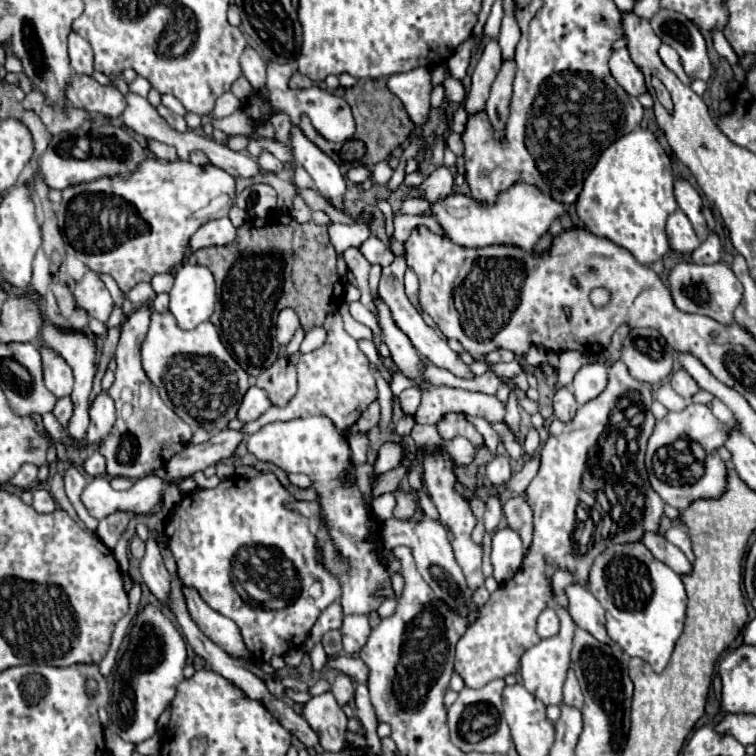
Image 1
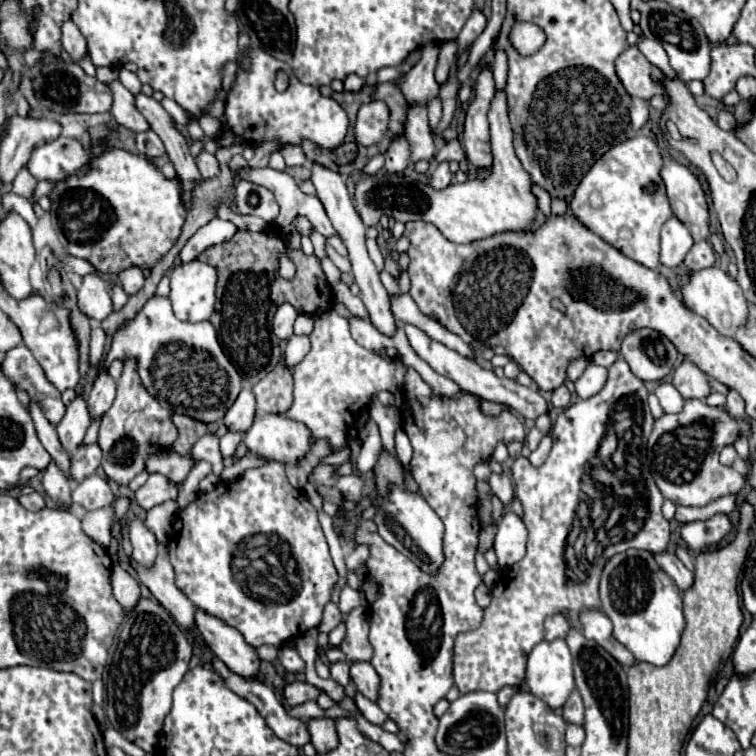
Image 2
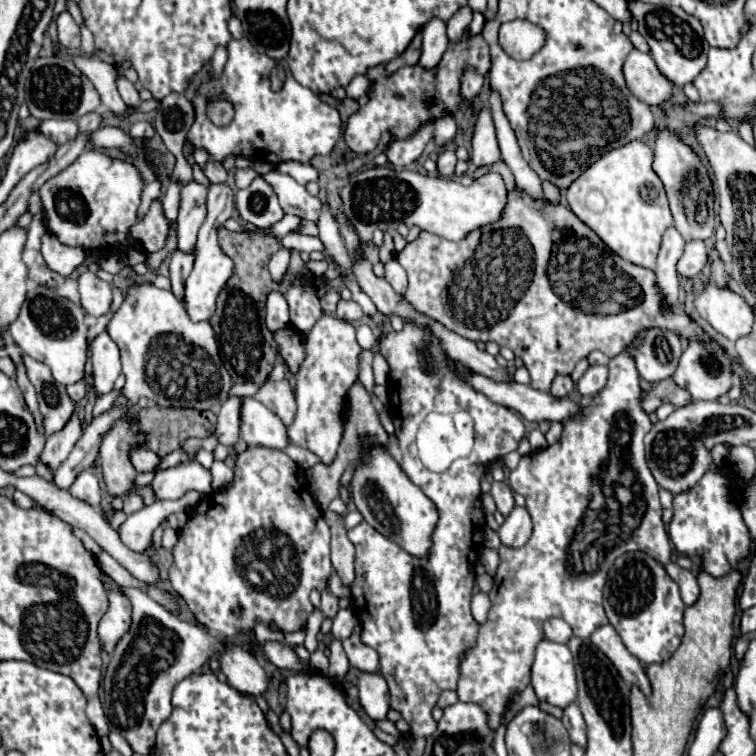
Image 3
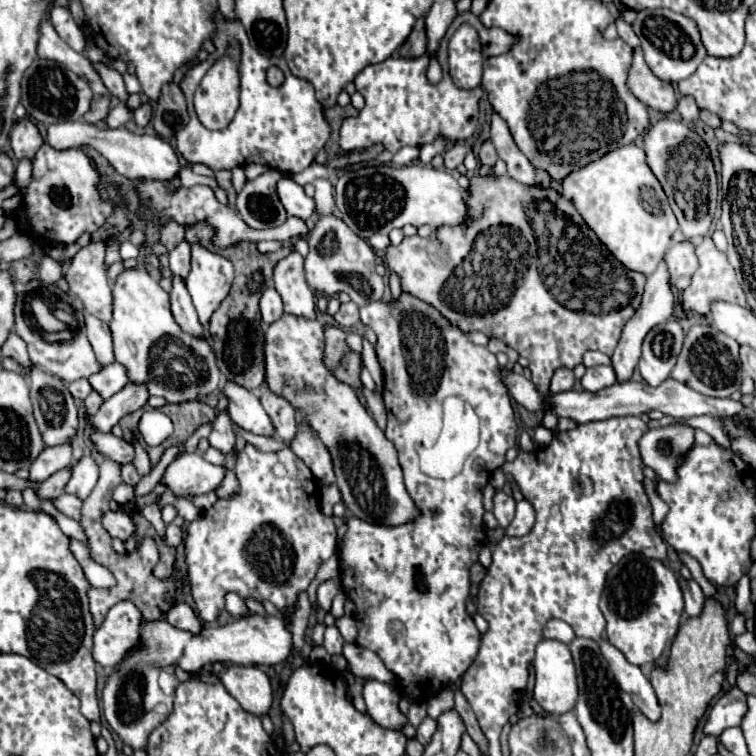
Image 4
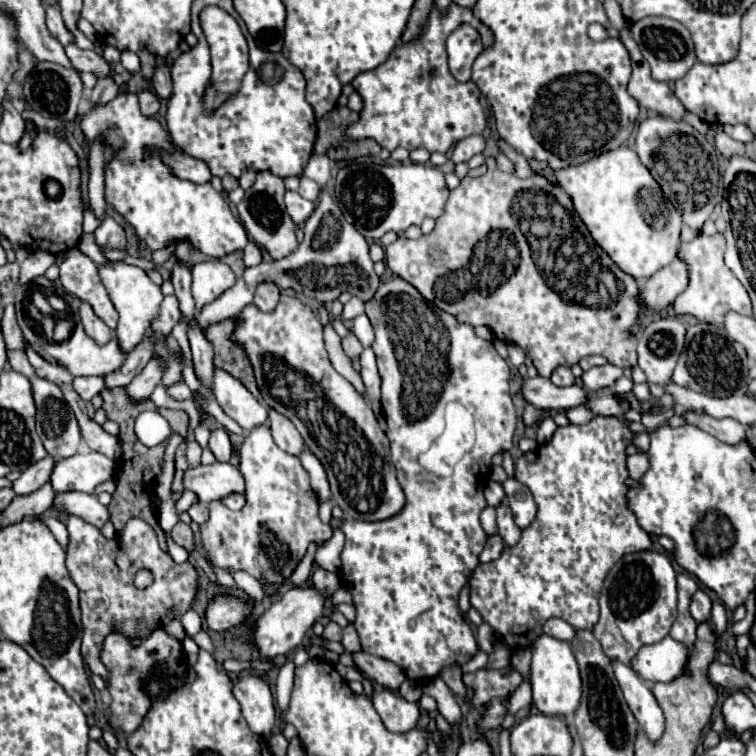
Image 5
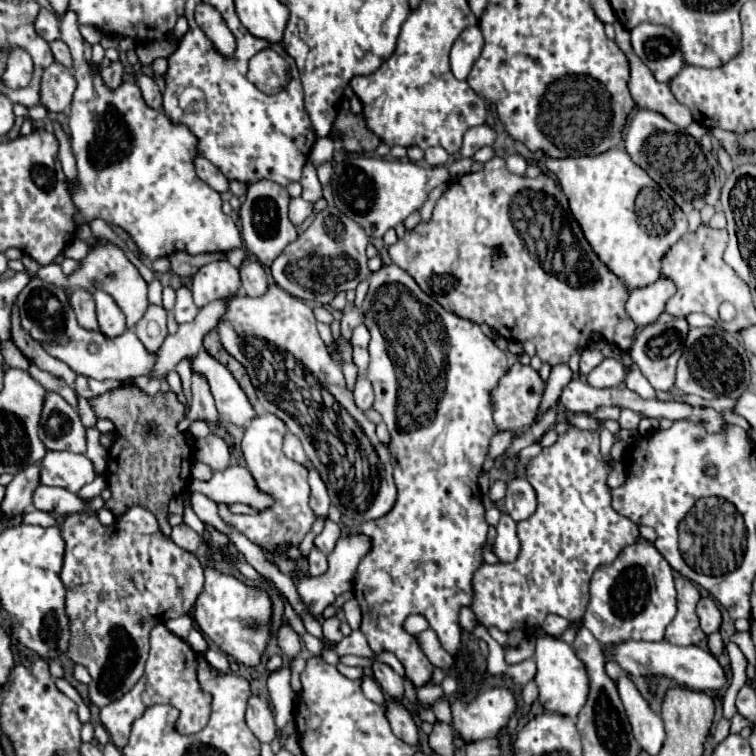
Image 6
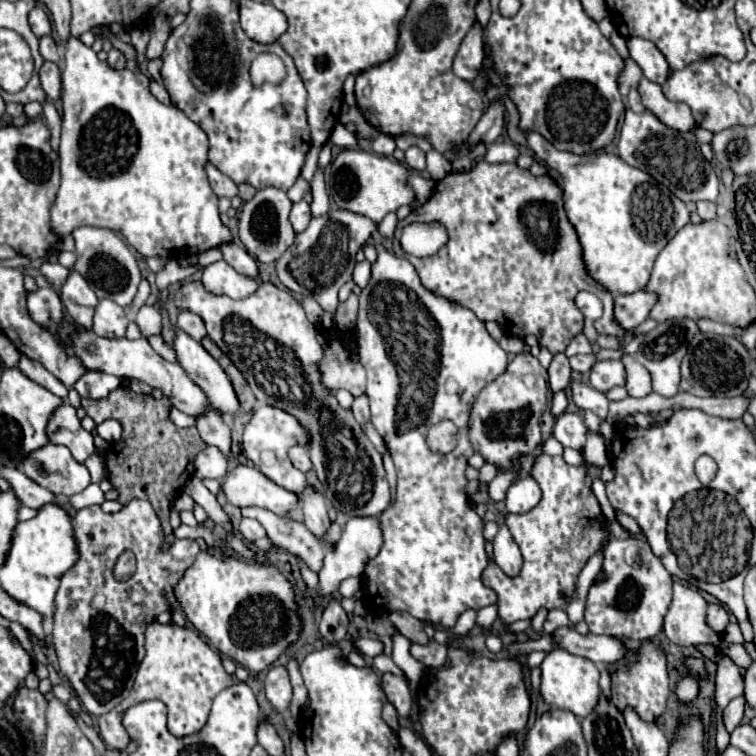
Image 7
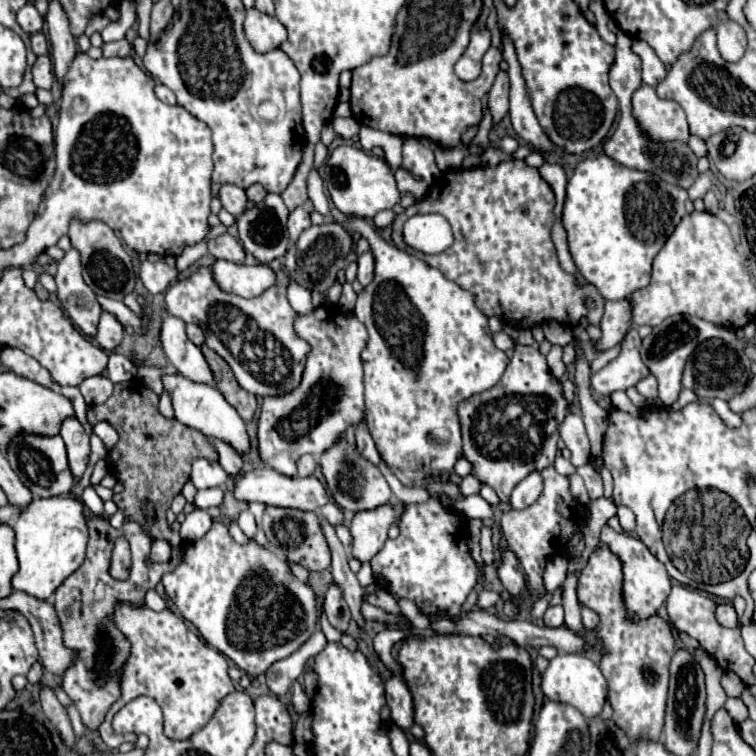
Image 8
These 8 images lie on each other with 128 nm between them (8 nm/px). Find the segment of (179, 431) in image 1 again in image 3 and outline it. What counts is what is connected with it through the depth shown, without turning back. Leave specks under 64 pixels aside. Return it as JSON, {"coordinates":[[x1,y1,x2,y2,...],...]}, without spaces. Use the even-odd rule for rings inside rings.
{"coordinates":[[120,418,116,426,104,436,100,446,100,466,102,466,102,478,106,492,110,496,122,496,136,478,136,470,130,464,128,452,134,446,140,446,144,440,144,434,132,434,130,432,130,420]]}

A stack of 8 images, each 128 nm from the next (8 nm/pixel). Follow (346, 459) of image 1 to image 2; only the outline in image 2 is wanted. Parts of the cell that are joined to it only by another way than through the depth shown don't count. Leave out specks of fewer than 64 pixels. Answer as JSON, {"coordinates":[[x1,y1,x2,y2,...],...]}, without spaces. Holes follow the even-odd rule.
{"coordinates":[[256,412,254,424,244,434,248,450,258,452,264,458,276,458,278,462,298,462,310,448,308,430,300,422,292,422,280,414],[344,586,342,592,340,592,340,602,338,602,340,612,342,612,342,614,348,614,348,612,354,610,358,604,360,604,360,592,354,592,352,588]]}

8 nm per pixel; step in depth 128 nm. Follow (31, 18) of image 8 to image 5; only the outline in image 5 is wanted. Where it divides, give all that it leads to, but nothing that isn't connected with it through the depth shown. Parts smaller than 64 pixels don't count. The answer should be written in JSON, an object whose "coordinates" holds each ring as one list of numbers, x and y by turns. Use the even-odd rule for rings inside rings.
{"coordinates":[[48,6,46,8,46,26,50,30,50,34,62,44,70,44,72,42,72,34,68,34,68,30,64,30,64,22,62,22,62,14,58,8,54,6]]}

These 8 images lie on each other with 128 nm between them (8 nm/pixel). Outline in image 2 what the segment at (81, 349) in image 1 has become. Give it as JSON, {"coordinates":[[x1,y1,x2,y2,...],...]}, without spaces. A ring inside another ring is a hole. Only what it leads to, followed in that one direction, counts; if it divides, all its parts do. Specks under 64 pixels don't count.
{"coordinates":[[76,396,76,400,68,406,66,416,62,418,60,426,56,426,60,444,68,454,76,452,76,448,84,440,88,426,90,426,90,416,88,416,86,402,80,396]]}

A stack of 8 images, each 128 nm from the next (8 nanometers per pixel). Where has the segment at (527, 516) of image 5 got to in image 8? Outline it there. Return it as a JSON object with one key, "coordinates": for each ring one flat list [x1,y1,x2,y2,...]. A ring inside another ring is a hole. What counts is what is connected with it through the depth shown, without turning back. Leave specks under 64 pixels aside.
{"coordinates":[[532,472,528,474,514,490,512,490,512,498,510,498,510,506,512,508,526,508,530,504,534,504,538,500,538,496,542,494,544,488,544,480,540,476,540,472]]}

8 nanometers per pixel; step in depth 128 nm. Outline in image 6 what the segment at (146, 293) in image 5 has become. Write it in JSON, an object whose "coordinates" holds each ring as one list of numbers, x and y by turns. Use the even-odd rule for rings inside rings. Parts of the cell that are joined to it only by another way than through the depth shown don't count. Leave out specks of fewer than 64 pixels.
{"coordinates":[[80,224,76,228,76,238,80,238,82,242,86,242,90,246,90,252,86,258,80,260,78,270,74,270,70,276,65,276,59,264,52,263,38,268,38,278,54,284,58,288,86,288,86,290,102,290,106,294,110,294,114,298,114,302,120,306,120,310,126,314,128,320,128,328,134,328,134,324,144,316,144,310,148,308,148,284,144,282,144,278,140,276,138,268,126,258,124,250,112,242,100,244,100,238,96,238,90,230,88,224]]}

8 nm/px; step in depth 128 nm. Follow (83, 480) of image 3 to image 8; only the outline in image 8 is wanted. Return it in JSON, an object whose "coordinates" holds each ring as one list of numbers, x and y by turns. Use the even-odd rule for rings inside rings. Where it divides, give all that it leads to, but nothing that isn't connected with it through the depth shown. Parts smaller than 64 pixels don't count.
{"coordinates":[[18,434,10,440,8,448,4,450,6,460,10,462,12,470,18,474,22,484,32,492,34,498,48,498,60,496,72,490,74,478,68,470,66,450,60,436,38,436,38,434]]}

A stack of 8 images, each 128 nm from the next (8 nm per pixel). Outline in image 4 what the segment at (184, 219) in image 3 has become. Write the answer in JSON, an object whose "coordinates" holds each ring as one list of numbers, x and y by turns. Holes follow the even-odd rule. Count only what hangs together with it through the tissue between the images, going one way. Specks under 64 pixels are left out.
{"coordinates":[[184,240,170,252,170,270,174,276,180,276,182,280,186,280,190,272,190,248,192,246]]}

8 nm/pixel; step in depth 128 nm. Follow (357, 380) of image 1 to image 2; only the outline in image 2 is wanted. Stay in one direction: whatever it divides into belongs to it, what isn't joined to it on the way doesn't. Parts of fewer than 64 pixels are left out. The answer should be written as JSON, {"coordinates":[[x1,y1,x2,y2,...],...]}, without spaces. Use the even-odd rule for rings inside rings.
{"coordinates":[[326,310,314,316,314,330,310,334,310,352,292,368,294,374,294,404,288,410,288,418,306,424,312,442,324,438,334,452,348,446,346,436,356,420,356,414,368,406,370,396,378,390,398,392,406,368,400,360,384,360,376,352,362,348,350,334,348,320],[226,432,222,438,220,438,220,450,222,450,222,456,228,458,228,456,234,456,234,450,240,442,242,434,232,434,232,432]]}

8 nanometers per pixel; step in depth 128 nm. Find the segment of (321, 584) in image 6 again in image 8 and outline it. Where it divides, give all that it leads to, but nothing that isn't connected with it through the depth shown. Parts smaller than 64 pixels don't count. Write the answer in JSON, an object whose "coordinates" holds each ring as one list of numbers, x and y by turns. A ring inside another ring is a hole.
{"coordinates":[[390,500,384,506,374,510,362,510,354,516,350,532,354,536,350,556,358,558,360,562,370,560,386,542,388,528,398,524,404,514,404,502]]}

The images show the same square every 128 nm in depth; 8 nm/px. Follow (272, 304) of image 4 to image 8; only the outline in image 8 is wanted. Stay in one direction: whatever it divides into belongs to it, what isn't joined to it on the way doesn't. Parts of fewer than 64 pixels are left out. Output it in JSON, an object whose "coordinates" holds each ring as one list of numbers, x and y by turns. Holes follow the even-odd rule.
{"coordinates":[[220,234,212,240,208,240,208,252,214,258,224,258,224,260,232,260,236,264,244,262,244,248,240,246,240,242,230,236,230,234]]}

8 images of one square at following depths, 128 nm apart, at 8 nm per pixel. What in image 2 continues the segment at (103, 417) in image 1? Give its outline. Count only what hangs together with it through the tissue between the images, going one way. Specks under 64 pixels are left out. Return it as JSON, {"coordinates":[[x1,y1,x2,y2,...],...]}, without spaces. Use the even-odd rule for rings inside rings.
{"coordinates":[[106,368,98,370,98,378,88,396,88,412,92,418,100,418,108,406,112,406,112,398,116,396,116,380,108,374]]}

